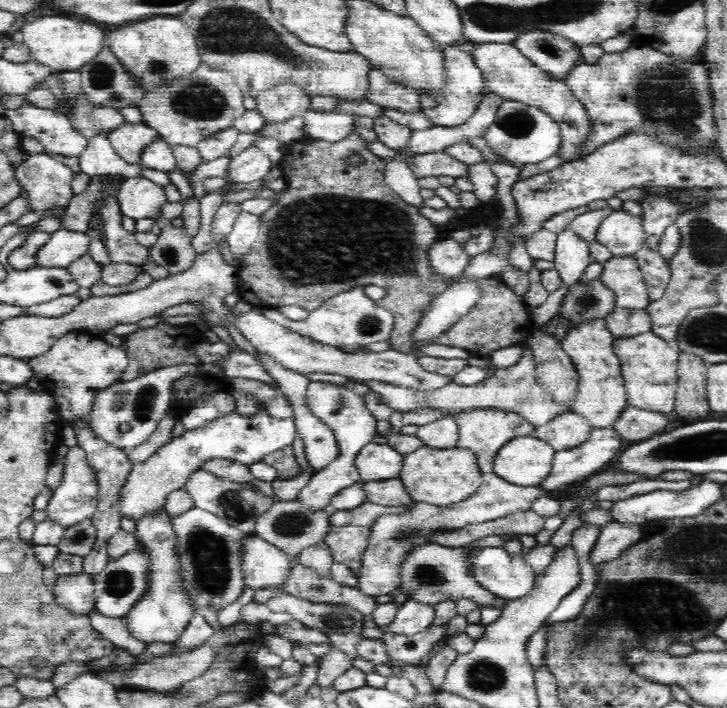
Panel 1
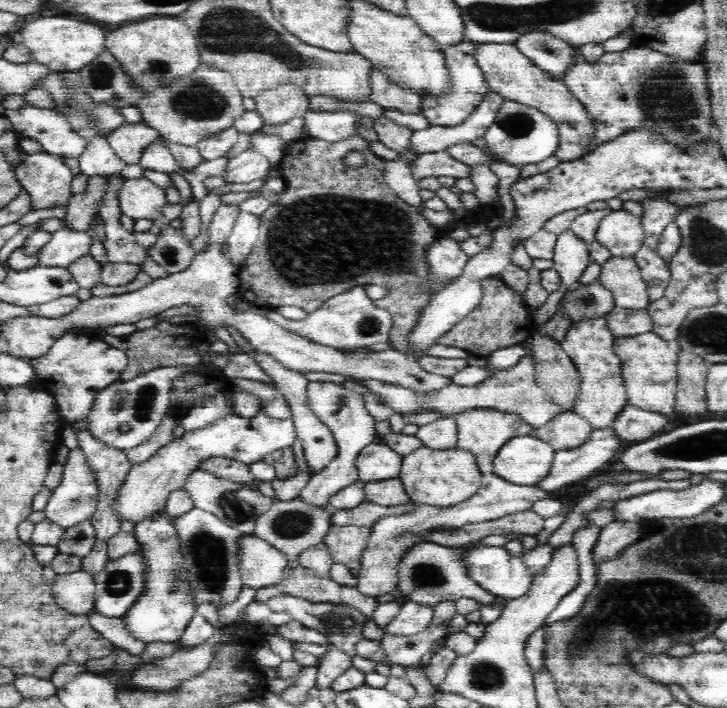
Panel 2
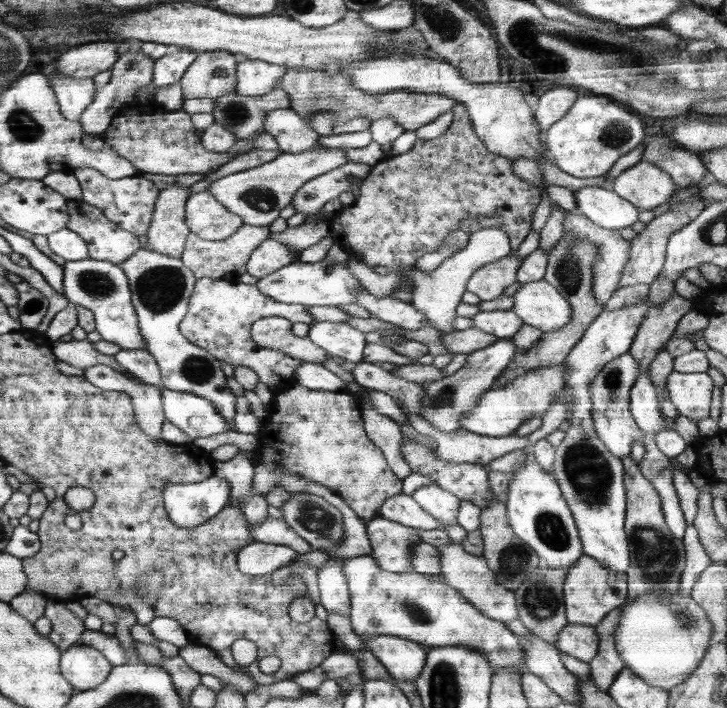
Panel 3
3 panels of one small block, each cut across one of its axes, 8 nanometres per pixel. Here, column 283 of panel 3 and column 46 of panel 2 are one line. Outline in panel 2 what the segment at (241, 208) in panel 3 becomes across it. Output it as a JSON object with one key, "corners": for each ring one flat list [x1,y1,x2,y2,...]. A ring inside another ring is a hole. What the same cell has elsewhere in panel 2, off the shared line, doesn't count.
{"corners":[[44,150,24,154,15,175,29,197,33,210,67,206,72,199,73,172,58,156]]}

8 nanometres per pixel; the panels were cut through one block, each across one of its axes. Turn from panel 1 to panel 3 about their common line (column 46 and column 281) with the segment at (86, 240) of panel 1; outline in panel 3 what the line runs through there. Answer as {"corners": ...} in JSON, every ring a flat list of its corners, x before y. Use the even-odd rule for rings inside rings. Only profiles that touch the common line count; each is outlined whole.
{"corners":[[268,237,260,247,253,251,247,264,247,274,260,280,272,275,280,268,288,267,288,264,298,258,299,254,294,254,287,244]]}

